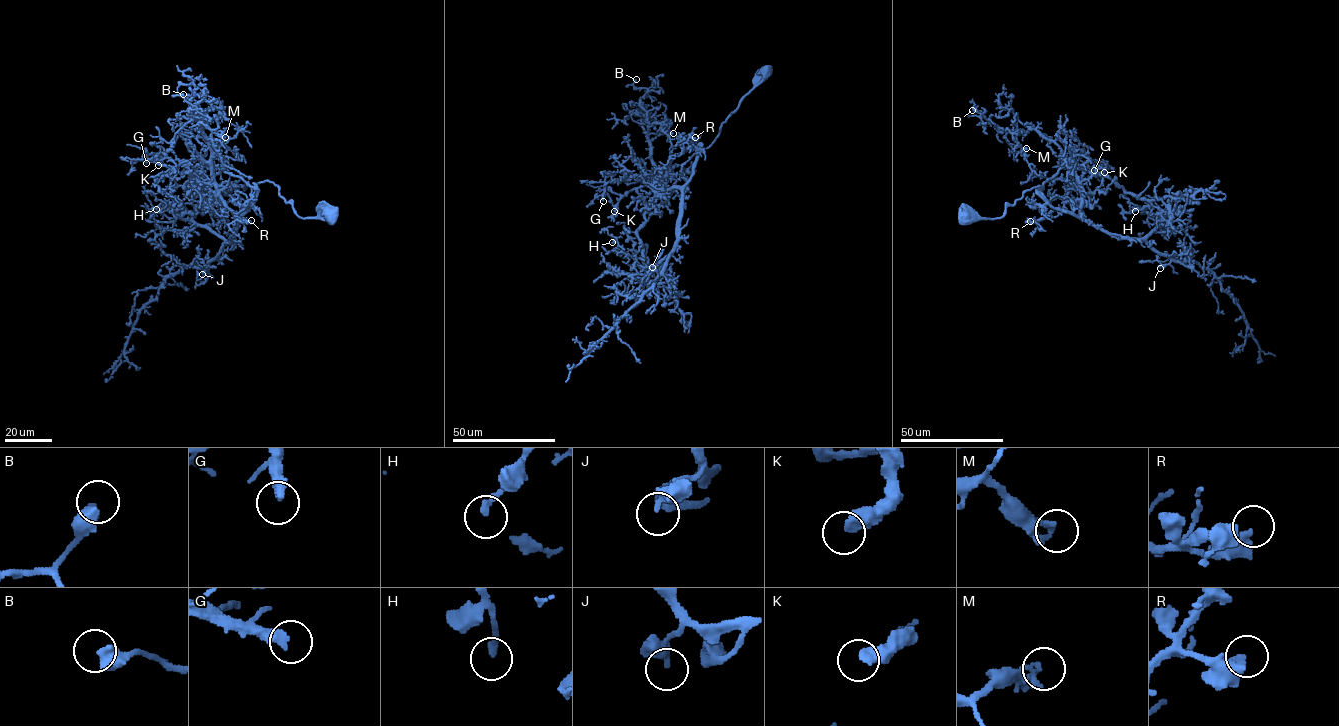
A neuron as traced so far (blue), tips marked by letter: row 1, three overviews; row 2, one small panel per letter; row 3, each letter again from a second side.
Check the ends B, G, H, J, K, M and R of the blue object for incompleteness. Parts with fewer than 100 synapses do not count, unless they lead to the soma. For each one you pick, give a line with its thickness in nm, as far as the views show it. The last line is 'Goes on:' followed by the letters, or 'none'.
G: 320 nm thick
Goes on: G

